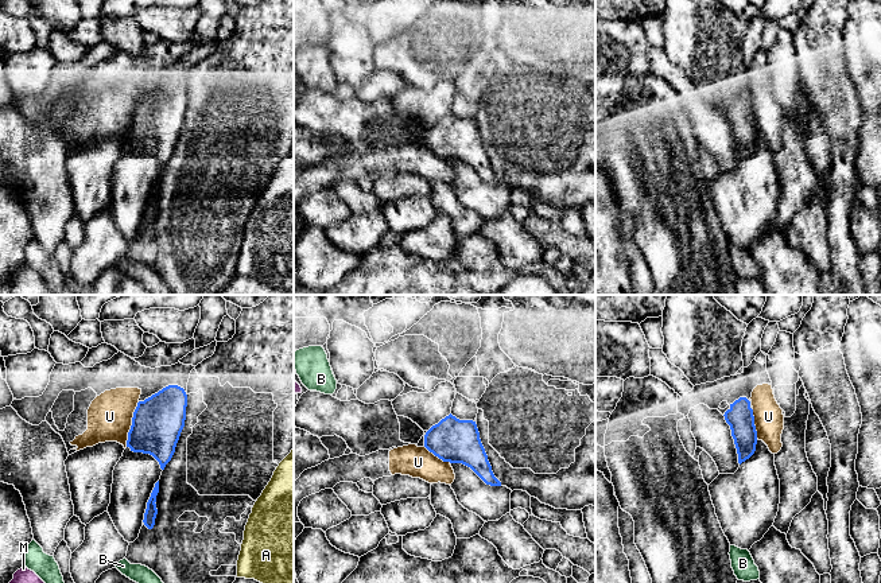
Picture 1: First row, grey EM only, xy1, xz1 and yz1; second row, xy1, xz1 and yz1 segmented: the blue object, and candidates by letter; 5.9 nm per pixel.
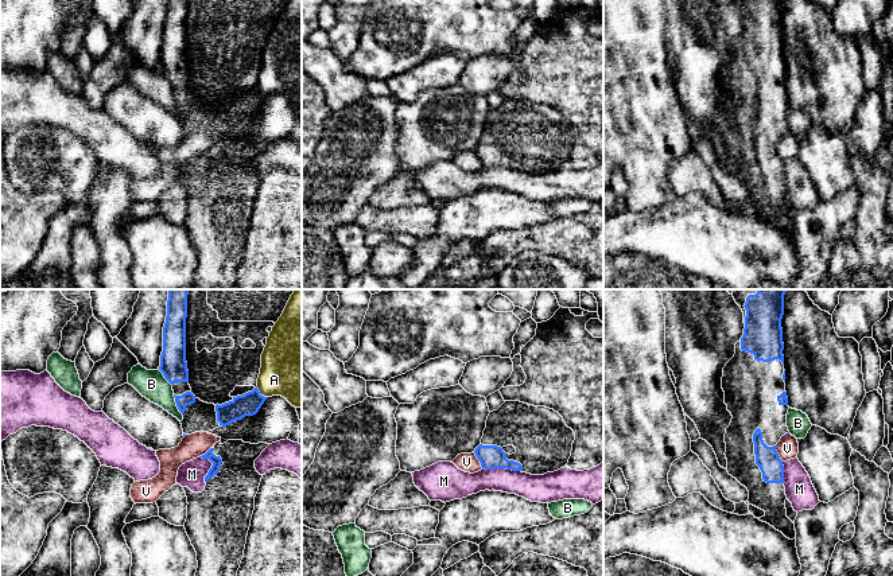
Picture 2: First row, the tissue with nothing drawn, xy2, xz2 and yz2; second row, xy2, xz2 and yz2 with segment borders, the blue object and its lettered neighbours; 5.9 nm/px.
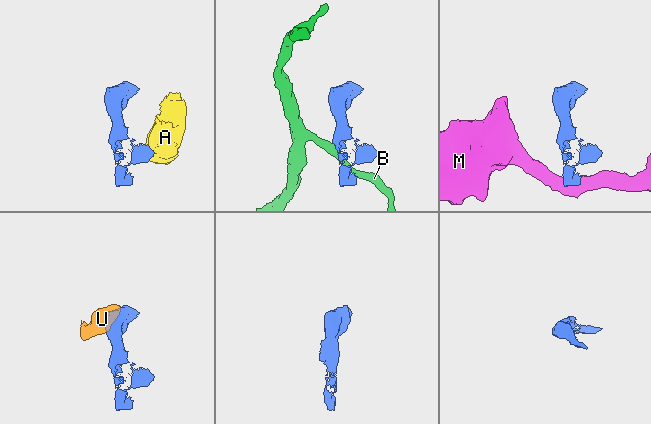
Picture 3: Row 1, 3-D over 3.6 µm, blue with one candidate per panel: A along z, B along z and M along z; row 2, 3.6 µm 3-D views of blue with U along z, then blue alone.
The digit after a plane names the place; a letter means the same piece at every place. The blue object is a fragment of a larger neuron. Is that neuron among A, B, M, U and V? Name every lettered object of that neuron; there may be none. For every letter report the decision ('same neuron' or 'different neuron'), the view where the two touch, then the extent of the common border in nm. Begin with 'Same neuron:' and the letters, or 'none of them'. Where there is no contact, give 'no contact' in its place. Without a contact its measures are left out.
Same neuron: none of them
A: different neuron; contact in xy2; length 100 nm
B: different neuron; contact in xy2; length 140 nm
M: different neuron; contact in xz2; length 240 nm
U: different neuron; contact in xy1; length 280 nm
V: different neuron; contact in yz2; length 110 nm

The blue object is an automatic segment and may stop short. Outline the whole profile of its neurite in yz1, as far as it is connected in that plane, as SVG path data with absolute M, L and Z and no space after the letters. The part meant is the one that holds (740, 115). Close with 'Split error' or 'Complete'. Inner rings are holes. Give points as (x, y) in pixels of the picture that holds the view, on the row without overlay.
M740 96L730 102L723 114L730 124L738 152L738 162L741 163L754 152L757 143L757 129L750 100L746 96Z. Complete

